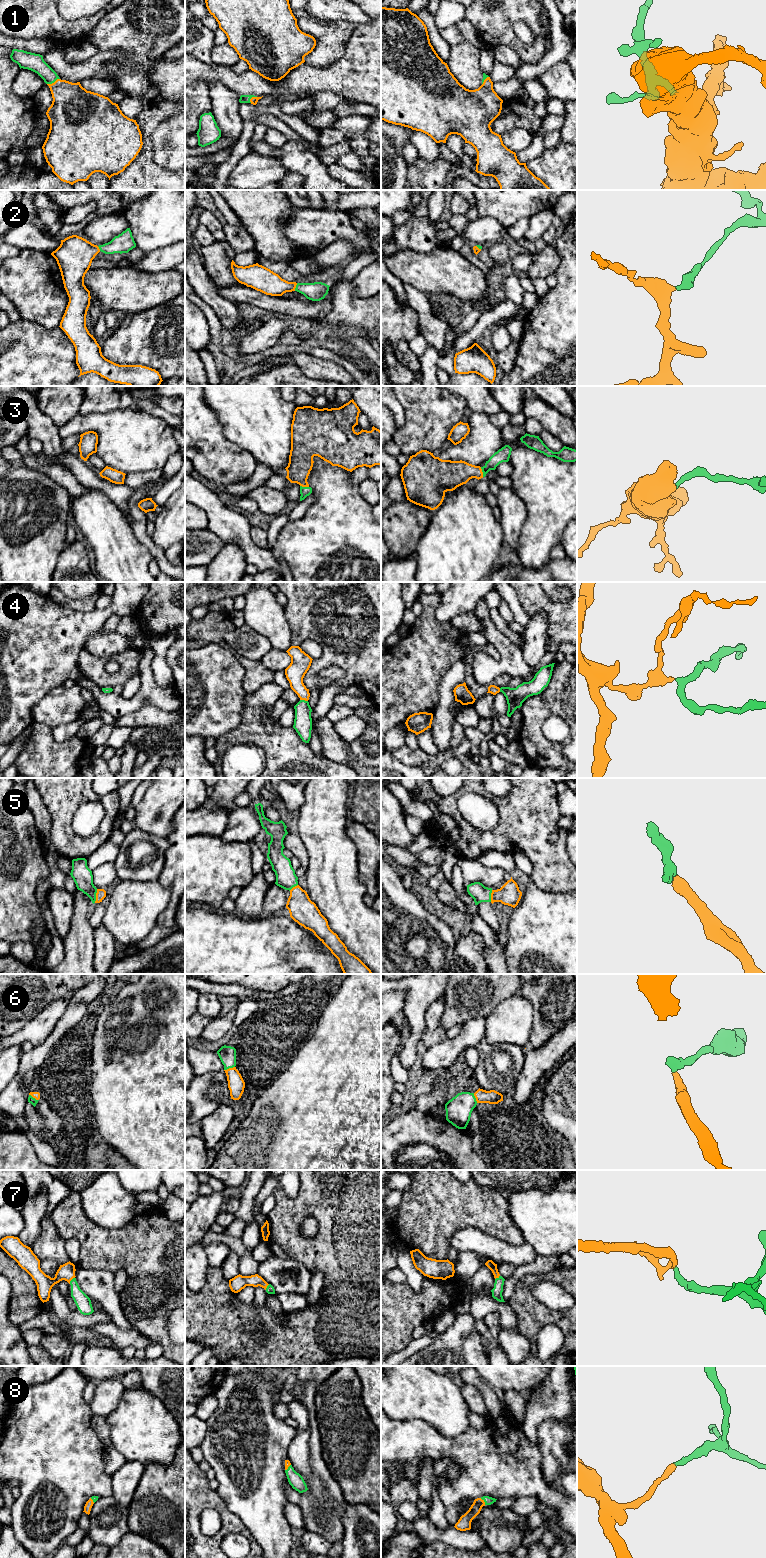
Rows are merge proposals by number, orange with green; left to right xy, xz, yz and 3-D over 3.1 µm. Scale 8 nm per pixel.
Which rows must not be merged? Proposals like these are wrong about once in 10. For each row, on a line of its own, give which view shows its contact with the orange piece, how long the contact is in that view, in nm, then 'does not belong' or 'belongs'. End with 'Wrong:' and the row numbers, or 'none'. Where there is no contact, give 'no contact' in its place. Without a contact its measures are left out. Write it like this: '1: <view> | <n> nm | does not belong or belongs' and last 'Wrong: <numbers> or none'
1: xy | 120 nm | belongs
2: xz | 70 nm | belongs
3: yz | 80 nm | belongs
4: xz | 70 nm | belongs
5: xy | 110 nm | belongs
6: xz | 90 nm | belongs
7: xy | 70 nm | belongs
8: yz | 70 nm | belongs
Wrong: none

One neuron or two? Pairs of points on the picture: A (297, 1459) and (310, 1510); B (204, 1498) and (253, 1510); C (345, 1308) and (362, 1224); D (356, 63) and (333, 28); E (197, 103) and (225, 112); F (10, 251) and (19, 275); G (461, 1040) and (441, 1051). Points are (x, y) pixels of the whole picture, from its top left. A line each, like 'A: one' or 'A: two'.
A: one
B: two
C: one
D: two
E: two
F: two
G: one

